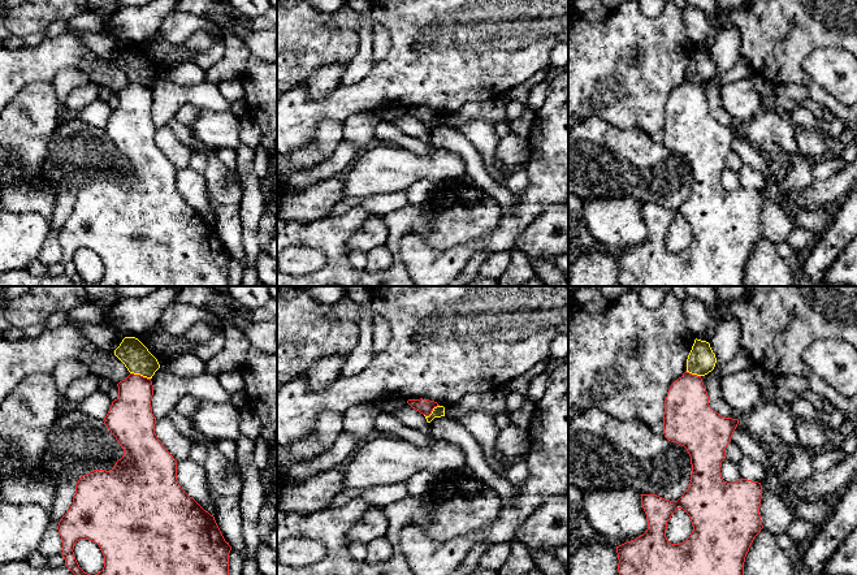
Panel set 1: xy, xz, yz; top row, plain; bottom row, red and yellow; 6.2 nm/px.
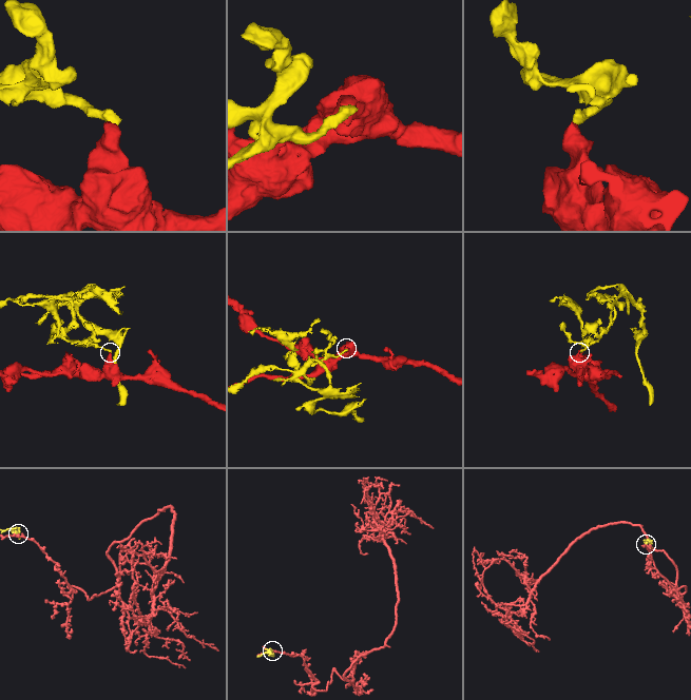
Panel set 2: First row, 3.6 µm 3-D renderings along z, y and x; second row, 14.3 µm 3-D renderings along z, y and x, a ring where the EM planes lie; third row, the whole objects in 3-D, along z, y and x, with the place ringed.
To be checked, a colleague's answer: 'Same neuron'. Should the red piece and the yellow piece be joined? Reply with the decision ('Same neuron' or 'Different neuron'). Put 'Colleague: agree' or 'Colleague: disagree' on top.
Colleague: disagree
Different neuron

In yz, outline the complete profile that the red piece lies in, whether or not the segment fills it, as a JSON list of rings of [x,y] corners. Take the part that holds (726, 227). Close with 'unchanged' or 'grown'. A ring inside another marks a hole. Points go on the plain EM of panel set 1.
[[[685,79],[672,91],[665,109],[663,143],[687,157],[692,173],[691,191],[678,209],[641,203],[648,238],[616,255],[620,286],[745,286],[745,265],[763,237],[759,224],[762,194],[746,187],[727,191],[722,186],[726,156],[737,133],[737,127],[724,126],[710,116],[701,85]],[[678,217],[689,224],[693,239],[685,250],[671,252],[666,246],[667,230]]] | unchanged

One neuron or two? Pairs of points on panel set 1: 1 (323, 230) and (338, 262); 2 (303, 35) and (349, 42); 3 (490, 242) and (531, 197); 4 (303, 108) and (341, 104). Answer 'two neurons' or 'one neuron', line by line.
1: one neuron
2: one neuron
3: one neuron
4: one neuron

